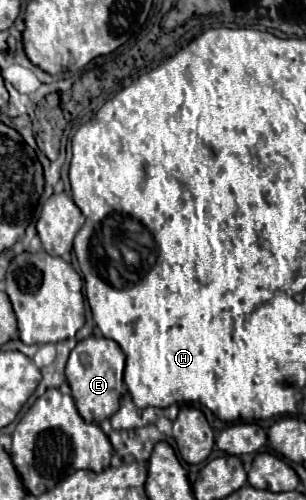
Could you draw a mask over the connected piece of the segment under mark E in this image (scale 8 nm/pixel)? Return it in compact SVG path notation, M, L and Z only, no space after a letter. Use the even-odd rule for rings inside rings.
M84 338L70 352L66 364L66 380L72 388L76 408L86 422L100 424L120 408L120 398L127 391L123 380L125 363L126 356L122 354L120 346L108 338Z

